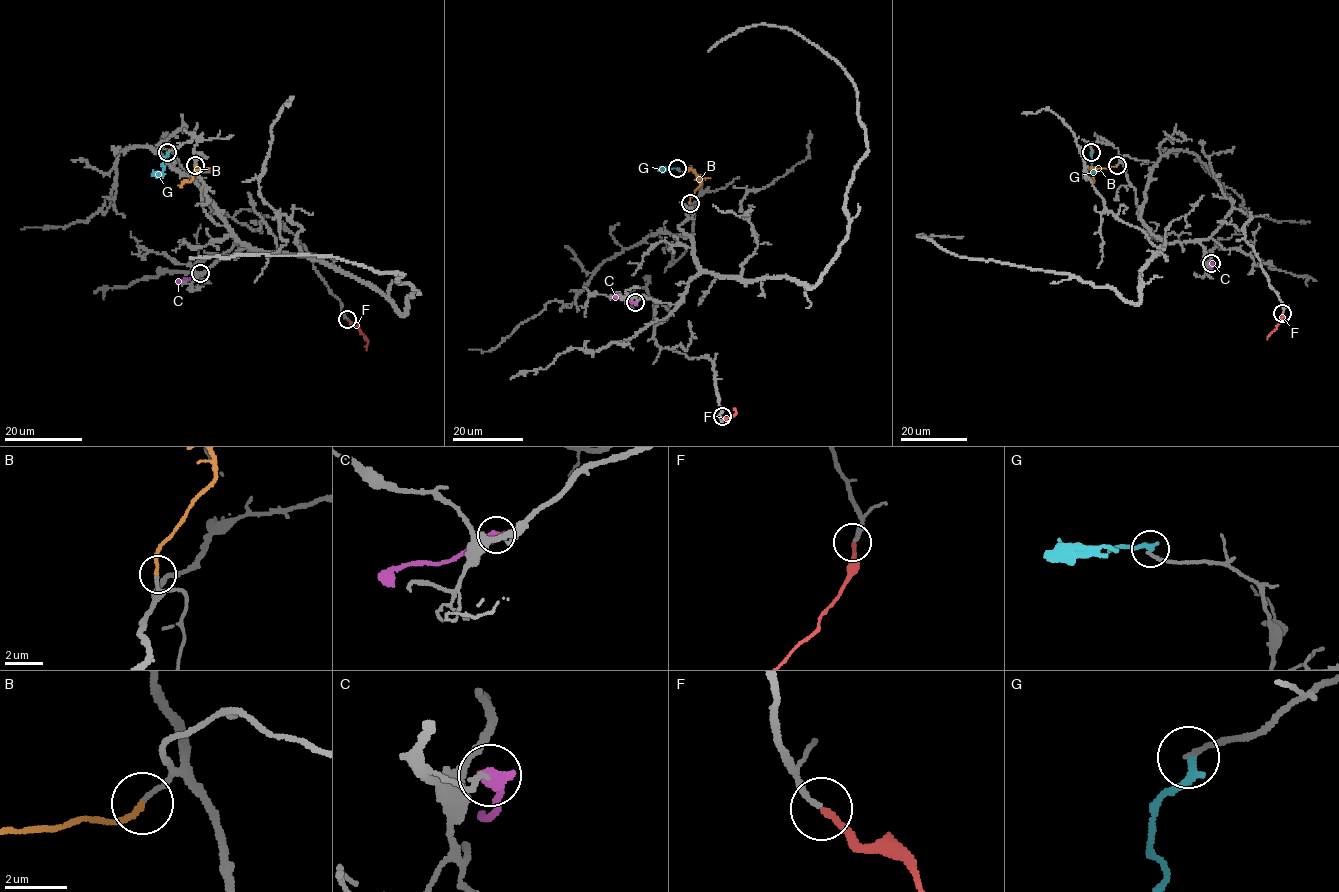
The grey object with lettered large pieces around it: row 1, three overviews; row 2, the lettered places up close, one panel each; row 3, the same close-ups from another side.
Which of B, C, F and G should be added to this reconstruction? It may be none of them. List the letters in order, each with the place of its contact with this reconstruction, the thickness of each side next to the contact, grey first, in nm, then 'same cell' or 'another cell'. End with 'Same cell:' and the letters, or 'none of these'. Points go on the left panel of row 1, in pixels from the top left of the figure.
B: contact (195, 165); calibres 160 and 170 nm; same cell
C: contact (200, 273); calibres 140 and 500 nm; another cell
F: contact (347, 319); calibres 190 and 200 nm; same cell
G: contact (167, 152); calibres 180 and 280 nm; another cell
Same cell: B, F

